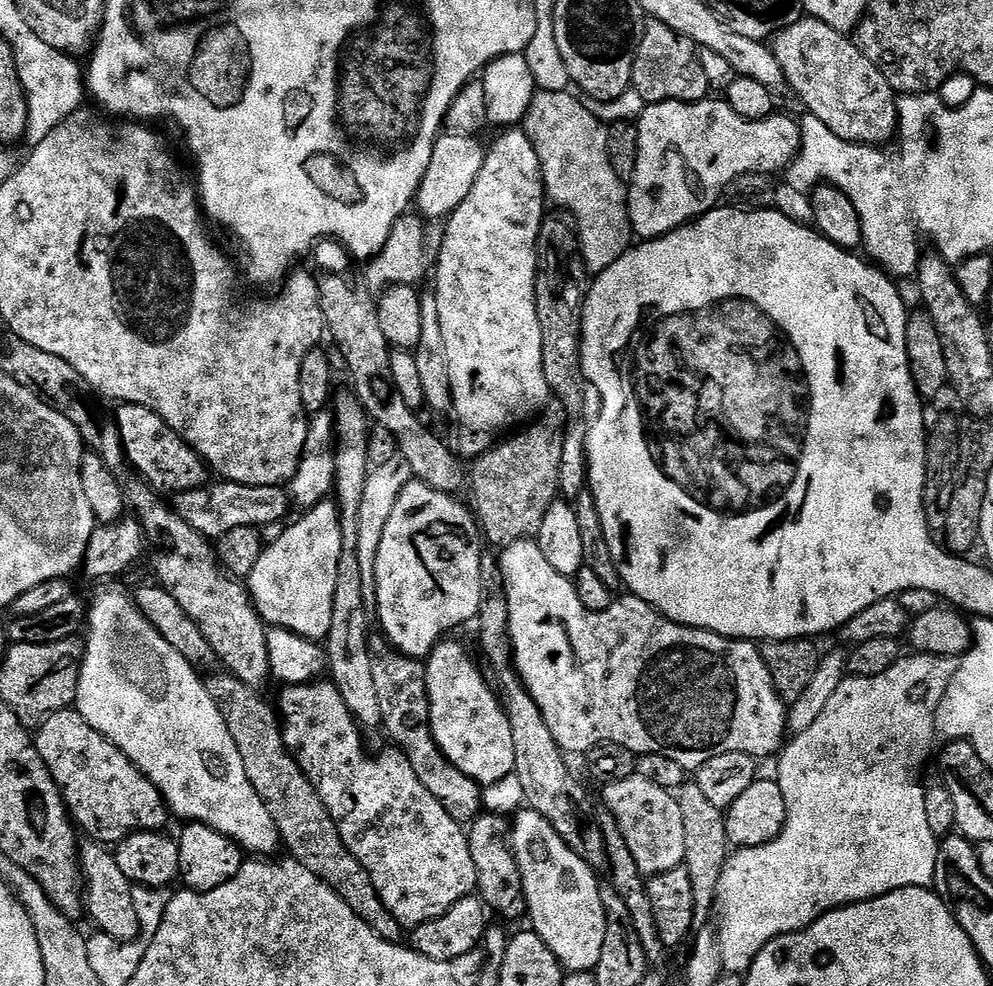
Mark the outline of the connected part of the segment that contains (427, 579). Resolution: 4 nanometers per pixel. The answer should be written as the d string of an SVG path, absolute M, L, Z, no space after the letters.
M413 479L394 502L390 522L382 530L382 546L376 559L376 606L379 631L393 648L405 654L427 654L455 628L472 624L482 602L482 533L473 509L447 491Z

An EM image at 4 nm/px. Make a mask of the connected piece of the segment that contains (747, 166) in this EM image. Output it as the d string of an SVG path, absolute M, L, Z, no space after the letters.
M705 98L694 103L682 103L680 100L669 100L666 103L650 104L645 107L641 115L638 117L636 124L638 130L638 162L634 166L634 174L630 183L627 185L628 190L628 220L632 224L633 233L637 237L644 240L655 240L657 236L664 236L668 232L672 232L675 228L681 228L702 216L706 212L711 212L713 208L721 203L724 195L724 187L730 182L734 182L734 178L738 178L738 174L750 174L751 172L762 172L765 174L773 174L785 169L791 163L796 151L800 149L800 125L794 119L775 113L767 116L764 120L747 120L740 115L735 114L733 108L722 98Z

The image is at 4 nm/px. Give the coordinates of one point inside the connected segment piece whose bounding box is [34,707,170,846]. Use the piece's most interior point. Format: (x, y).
(108, 798)

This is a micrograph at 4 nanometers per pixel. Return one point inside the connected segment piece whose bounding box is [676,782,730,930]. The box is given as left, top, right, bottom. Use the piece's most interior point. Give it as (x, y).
(707, 849)

